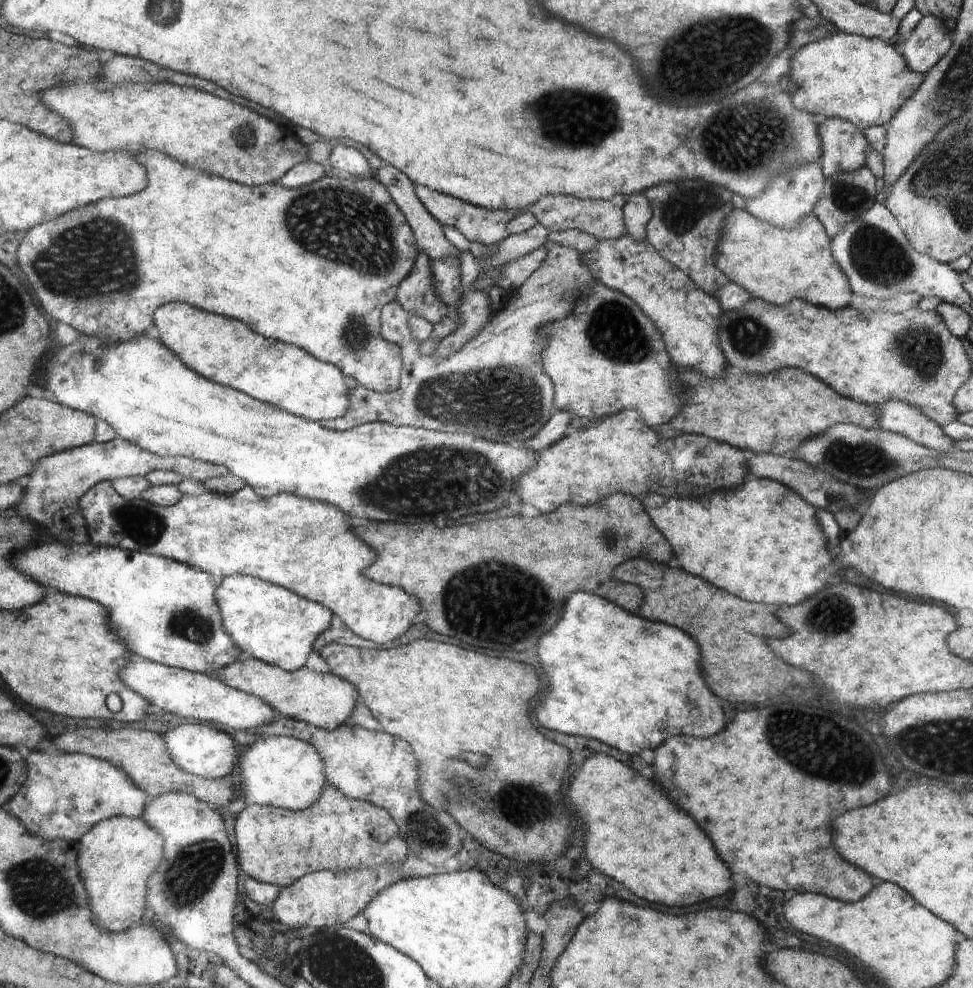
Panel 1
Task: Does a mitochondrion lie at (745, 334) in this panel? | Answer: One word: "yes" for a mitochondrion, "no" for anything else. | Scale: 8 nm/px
yes

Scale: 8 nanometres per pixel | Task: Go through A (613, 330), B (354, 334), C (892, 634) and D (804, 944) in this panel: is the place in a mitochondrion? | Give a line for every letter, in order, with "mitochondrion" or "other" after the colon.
A: mitochondrion
B: mitochondrion
C: other
D: other

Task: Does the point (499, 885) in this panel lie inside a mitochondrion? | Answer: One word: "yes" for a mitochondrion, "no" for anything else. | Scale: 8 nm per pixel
no

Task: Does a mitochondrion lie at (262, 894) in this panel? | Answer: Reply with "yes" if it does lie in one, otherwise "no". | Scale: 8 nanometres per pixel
no

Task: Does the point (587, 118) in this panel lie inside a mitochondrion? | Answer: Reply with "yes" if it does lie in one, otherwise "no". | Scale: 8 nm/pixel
yes

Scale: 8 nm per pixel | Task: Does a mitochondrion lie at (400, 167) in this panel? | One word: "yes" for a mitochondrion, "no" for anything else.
no

